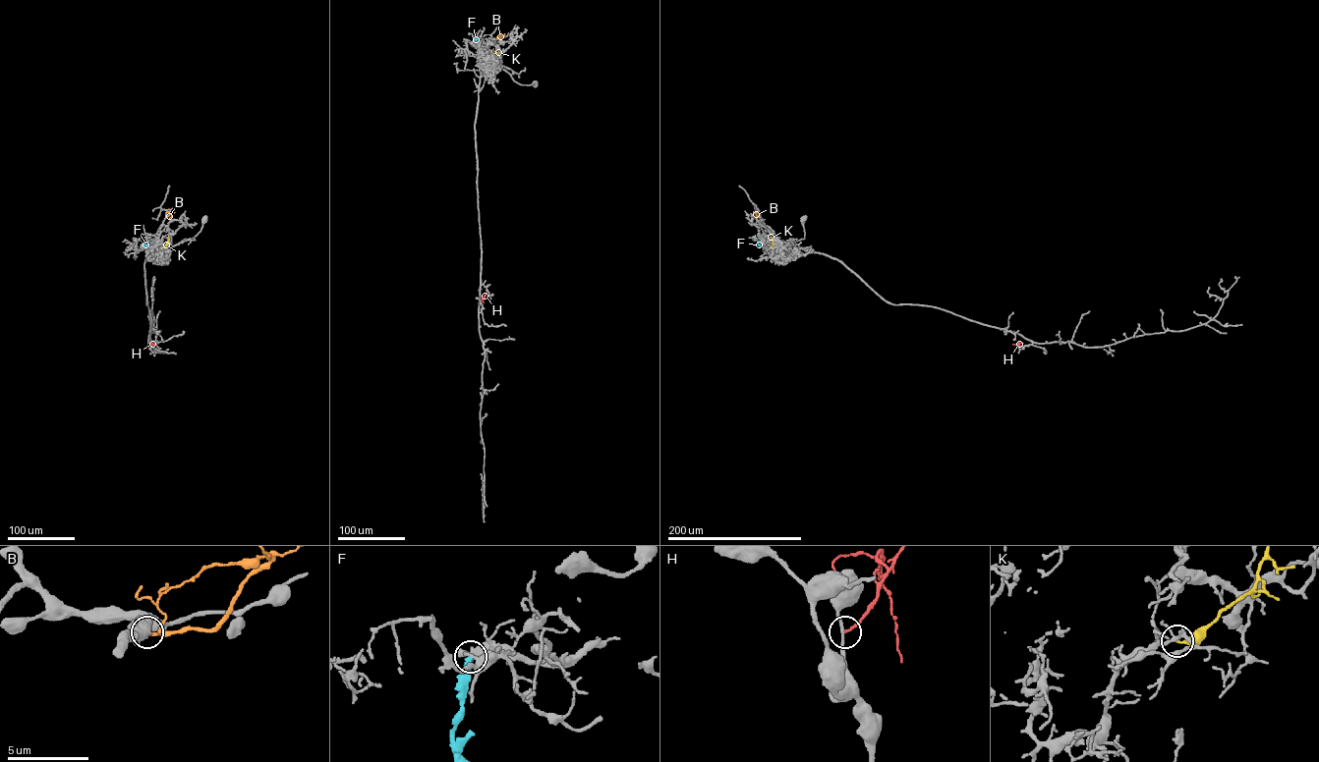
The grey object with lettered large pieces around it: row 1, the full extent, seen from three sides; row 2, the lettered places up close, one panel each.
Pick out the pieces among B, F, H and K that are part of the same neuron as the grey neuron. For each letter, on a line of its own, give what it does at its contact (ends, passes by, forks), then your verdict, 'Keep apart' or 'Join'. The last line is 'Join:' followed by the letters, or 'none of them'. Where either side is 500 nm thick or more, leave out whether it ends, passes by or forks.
B: Keep apart
F: It ends there. Keep apart
H: It ends there. Keep apart
K: It ends there. Keep apart
Join: none of them

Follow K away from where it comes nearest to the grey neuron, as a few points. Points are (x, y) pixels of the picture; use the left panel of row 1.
K: (163, 247), (168, 236)

